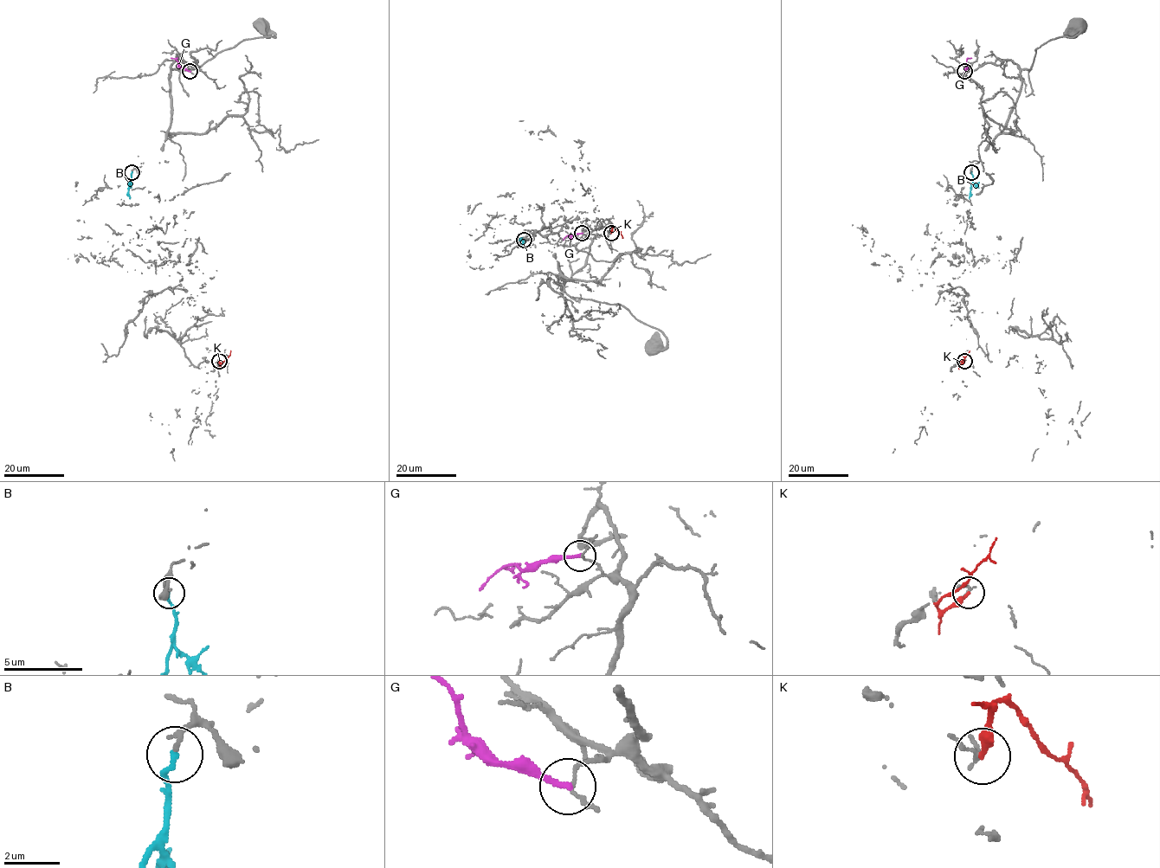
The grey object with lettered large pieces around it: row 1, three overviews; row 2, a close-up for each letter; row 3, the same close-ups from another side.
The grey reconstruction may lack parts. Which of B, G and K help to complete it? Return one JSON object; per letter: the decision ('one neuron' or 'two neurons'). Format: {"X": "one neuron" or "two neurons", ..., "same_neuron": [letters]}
{"B": "one neuron", "G": "two neurons", "K": "two neurons", "same_neuron": ["B"]}

